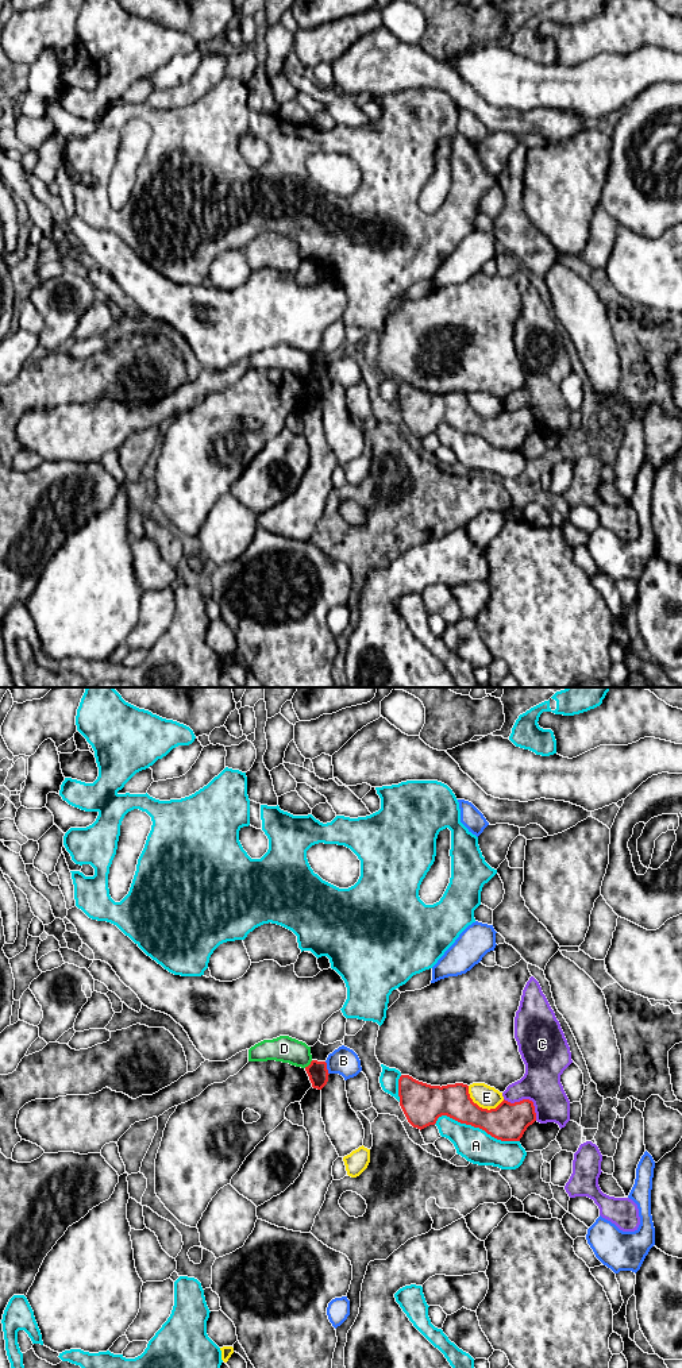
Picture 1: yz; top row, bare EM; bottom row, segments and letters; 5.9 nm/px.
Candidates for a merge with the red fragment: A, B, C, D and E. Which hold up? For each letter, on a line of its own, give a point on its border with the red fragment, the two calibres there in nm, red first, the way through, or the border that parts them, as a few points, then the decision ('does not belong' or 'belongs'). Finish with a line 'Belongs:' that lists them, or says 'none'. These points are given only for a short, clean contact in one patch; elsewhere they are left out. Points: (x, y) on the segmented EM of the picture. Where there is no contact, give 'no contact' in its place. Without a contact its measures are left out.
A: yz (476, 1126) | 220/200 nm | does not belong
B: yz (326, 1068) | 120/160 nm | does not belong
C: yz (527, 1099) | 220/240 nm | does not belong
D: yz (309, 1064) | 120/160 nm | along yz (312, 1060), (304, 1067) | does not belong
E: yz (481, 1108) | 220/140 nm | does not belong
Belongs: none

